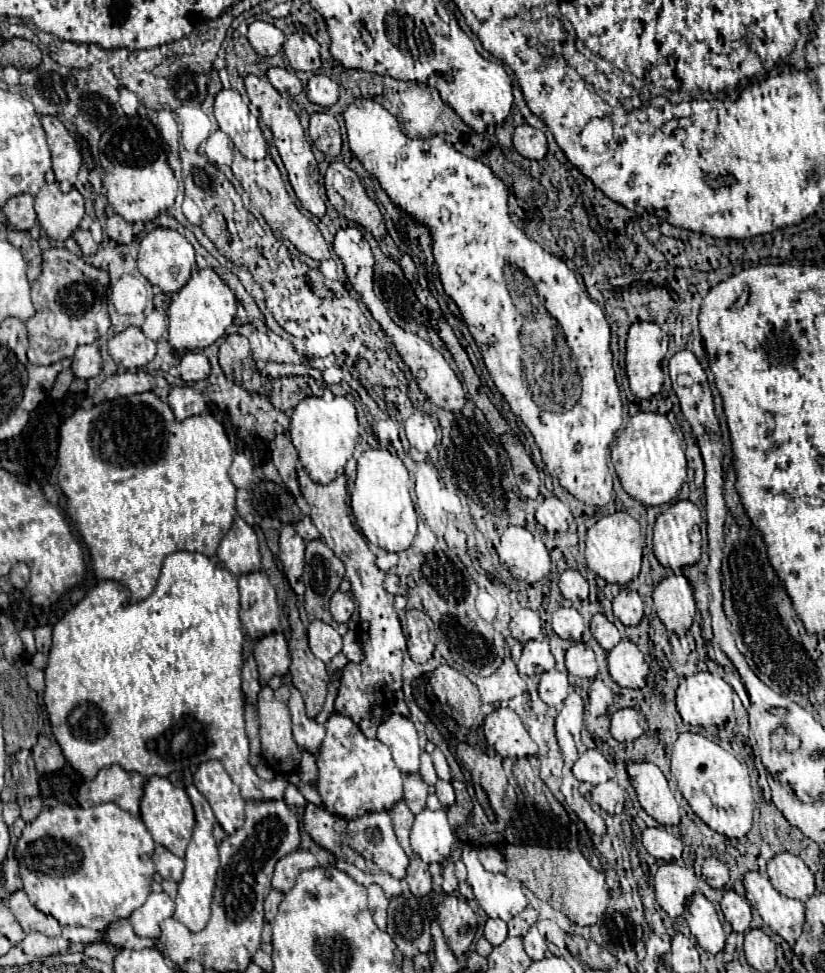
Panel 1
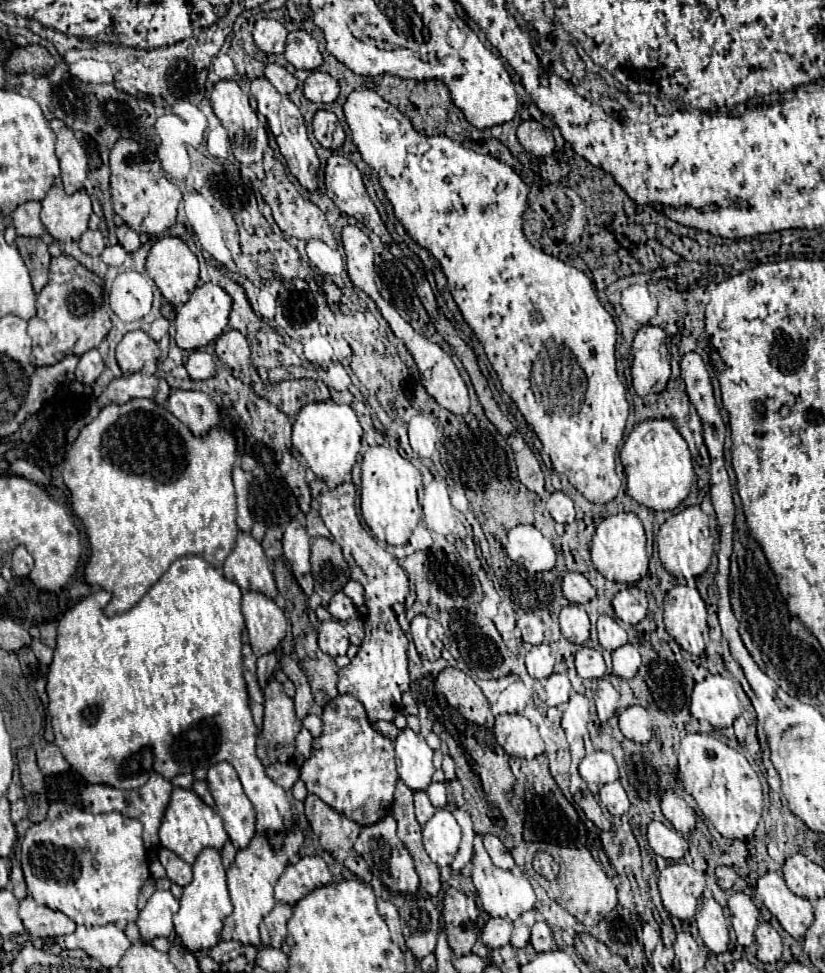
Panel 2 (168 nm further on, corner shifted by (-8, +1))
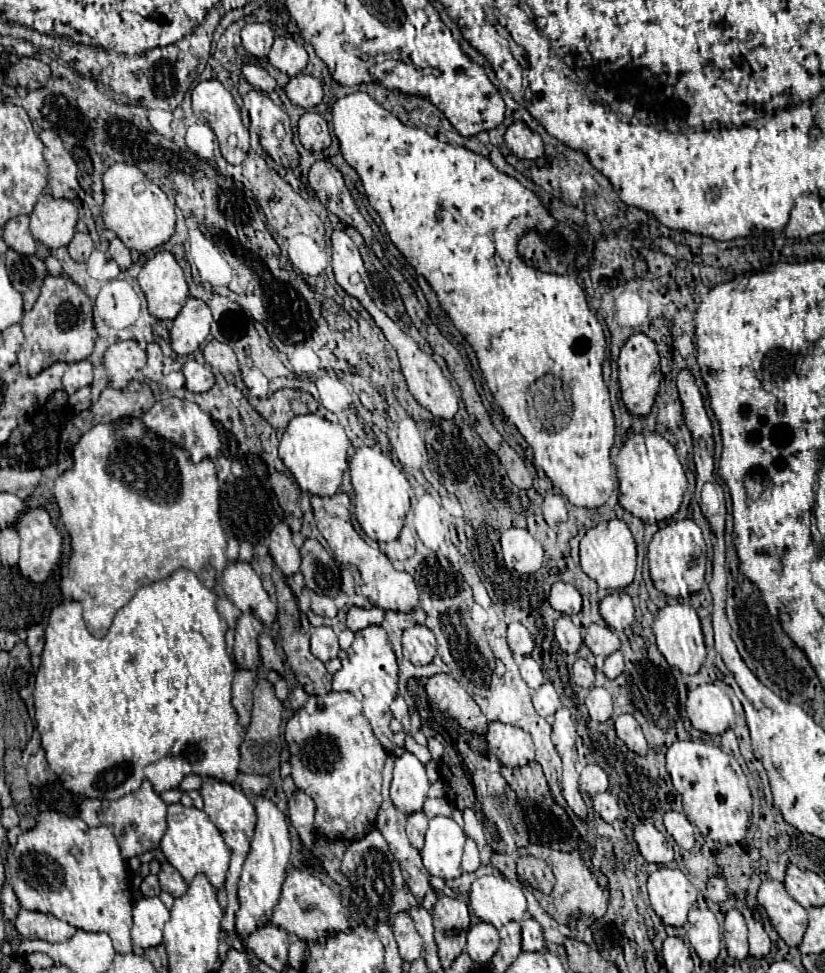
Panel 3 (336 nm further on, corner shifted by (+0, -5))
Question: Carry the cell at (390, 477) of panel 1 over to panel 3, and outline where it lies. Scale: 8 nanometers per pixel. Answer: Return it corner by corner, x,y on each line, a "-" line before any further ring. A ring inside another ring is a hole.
361,446
355,450
349,468
351,484
355,490
355,516
363,532
377,542
393,542
403,528
411,498
411,484
407,482
403,470
395,466
389,456
369,446

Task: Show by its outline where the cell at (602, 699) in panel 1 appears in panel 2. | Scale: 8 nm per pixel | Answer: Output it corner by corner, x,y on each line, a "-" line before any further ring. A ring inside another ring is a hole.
599,680
597,682
597,692
595,692
595,706
599,720
609,720
617,708
619,708
619,692
609,680

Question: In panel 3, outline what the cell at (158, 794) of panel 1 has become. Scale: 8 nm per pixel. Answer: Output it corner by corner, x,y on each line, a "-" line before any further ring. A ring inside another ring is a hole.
169,804
167,832
161,840
161,852
165,854
167,862
183,876
187,884
197,874
205,874
211,886
215,888
215,892
223,890
225,876
229,870
229,848
225,846
219,830
203,810
197,810
195,806
185,808
183,804

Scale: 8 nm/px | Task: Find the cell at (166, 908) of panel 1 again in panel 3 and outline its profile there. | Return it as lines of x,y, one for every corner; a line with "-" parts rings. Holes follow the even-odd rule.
141,898
133,904
133,926
131,926
131,940
135,946
151,948
161,944
163,926
169,920
169,910
165,904
153,898

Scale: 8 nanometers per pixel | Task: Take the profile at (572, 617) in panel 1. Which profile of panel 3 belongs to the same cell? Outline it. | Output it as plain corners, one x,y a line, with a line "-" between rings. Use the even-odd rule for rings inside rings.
561,616
555,622
555,640
567,654
575,654
581,648
581,632
569,616

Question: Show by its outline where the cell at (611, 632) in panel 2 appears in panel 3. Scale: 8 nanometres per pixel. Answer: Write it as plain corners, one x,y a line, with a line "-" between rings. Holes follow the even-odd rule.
591,624
585,632
583,642
587,644
587,648
595,654
595,656
609,656
613,652
619,650
619,638
615,636
615,632
609,626
599,626
599,624

